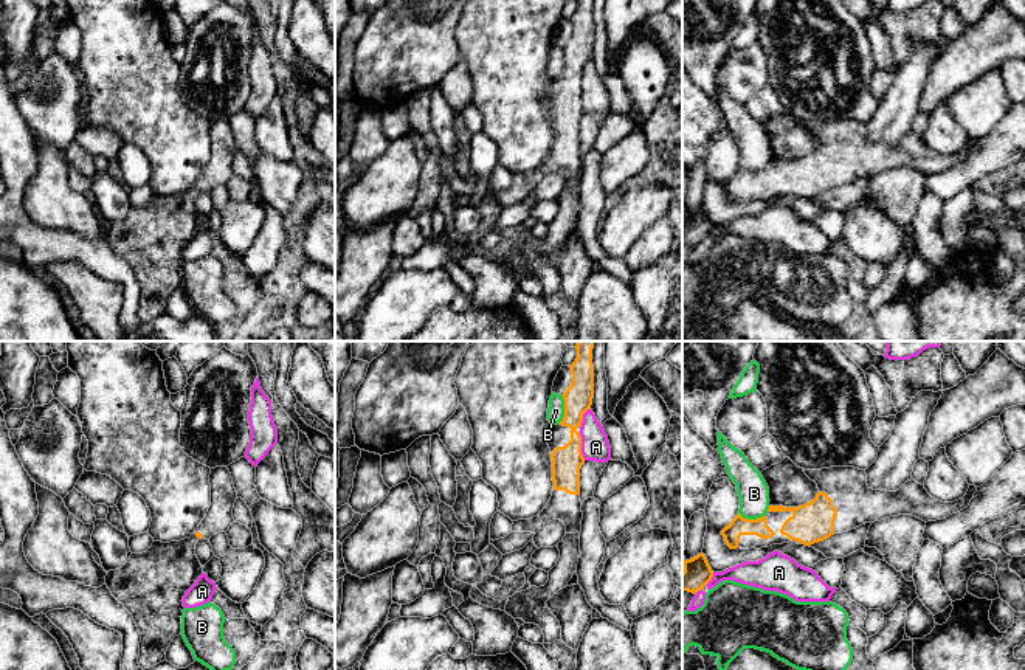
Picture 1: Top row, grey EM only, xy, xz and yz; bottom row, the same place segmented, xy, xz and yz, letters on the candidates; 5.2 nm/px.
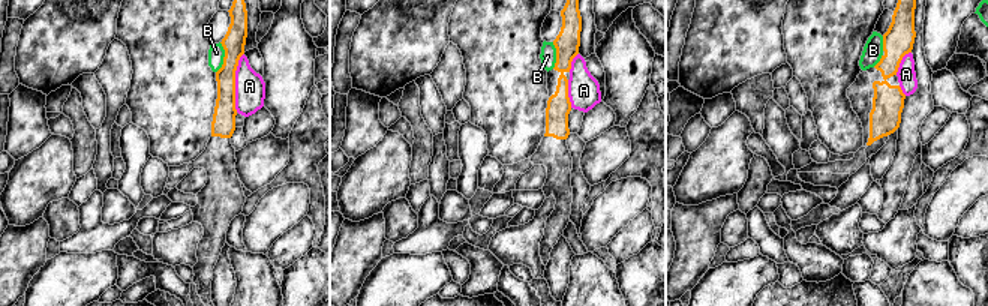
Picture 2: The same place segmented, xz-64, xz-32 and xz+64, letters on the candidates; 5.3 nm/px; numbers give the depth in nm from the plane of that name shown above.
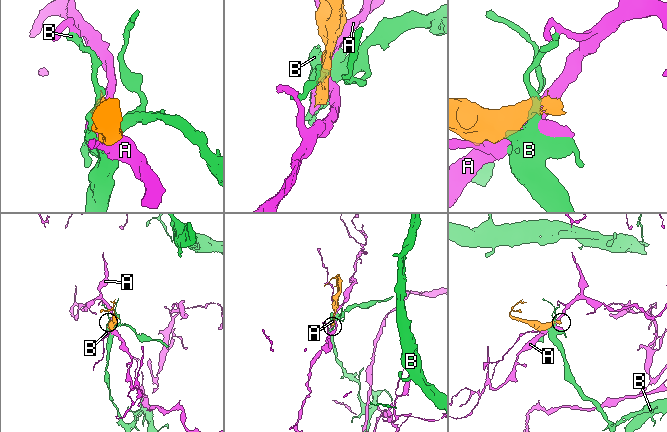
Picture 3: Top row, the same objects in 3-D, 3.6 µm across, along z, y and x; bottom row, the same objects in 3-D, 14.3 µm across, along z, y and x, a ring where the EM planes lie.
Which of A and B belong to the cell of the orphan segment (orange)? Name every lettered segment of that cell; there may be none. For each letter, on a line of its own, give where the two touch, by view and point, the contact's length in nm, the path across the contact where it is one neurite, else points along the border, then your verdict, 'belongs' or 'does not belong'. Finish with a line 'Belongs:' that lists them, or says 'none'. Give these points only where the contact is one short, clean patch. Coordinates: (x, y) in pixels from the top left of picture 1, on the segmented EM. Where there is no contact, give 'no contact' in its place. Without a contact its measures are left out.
A: xz (580, 447) | 150 nm | does not belong
B: xz (565, 410) | 150 nm | along xz (563, 396), (563, 417), (559, 422) | does not belong
Belongs: none

